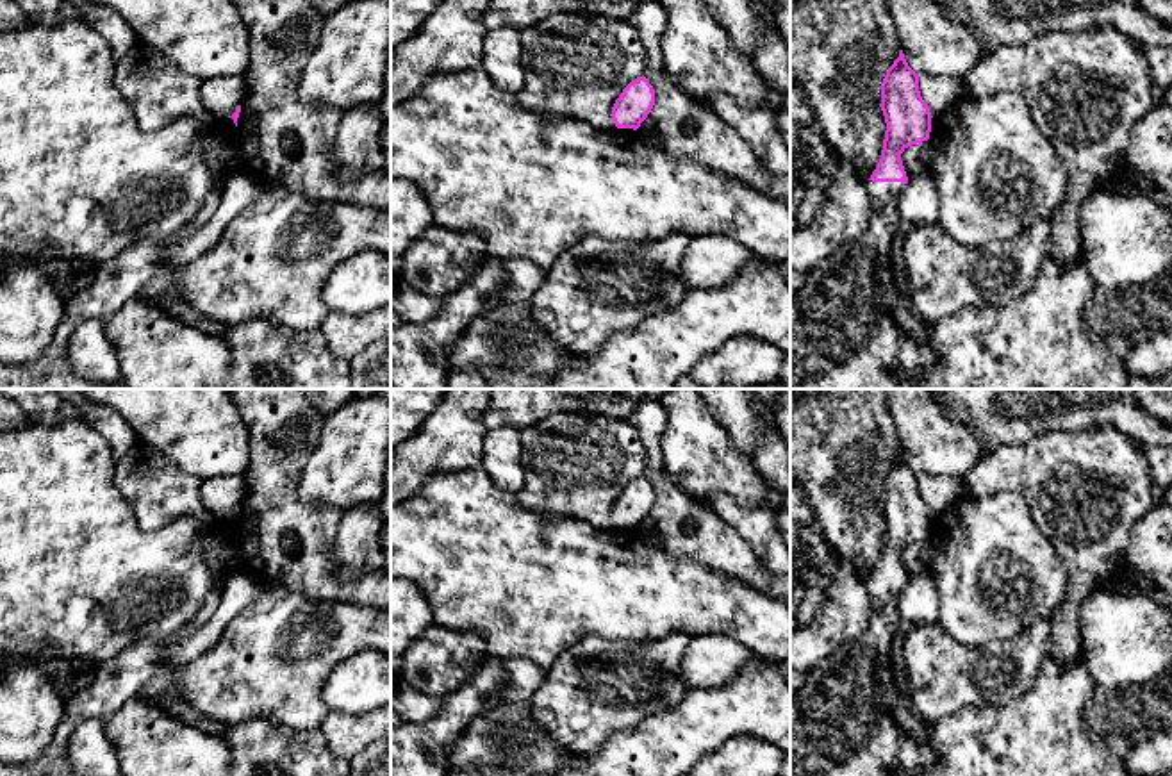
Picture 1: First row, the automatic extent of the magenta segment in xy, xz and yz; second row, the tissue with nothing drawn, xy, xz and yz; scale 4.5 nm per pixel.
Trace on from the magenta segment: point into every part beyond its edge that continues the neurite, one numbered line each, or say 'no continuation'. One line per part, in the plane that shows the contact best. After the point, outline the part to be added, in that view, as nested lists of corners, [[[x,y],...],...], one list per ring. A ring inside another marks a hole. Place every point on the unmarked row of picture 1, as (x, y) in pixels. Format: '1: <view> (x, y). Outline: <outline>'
1: yz (842, 723). Outline: [[[867,580],[871,619],[863,635],[838,646],[806,673],[805,687],[790,701],[790,776],[929,776],[935,751],[904,733],[894,719],[890,648],[904,628],[897,612],[904,585]]]

